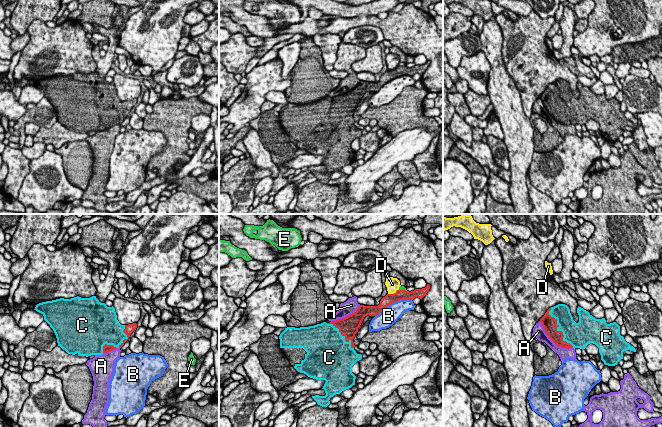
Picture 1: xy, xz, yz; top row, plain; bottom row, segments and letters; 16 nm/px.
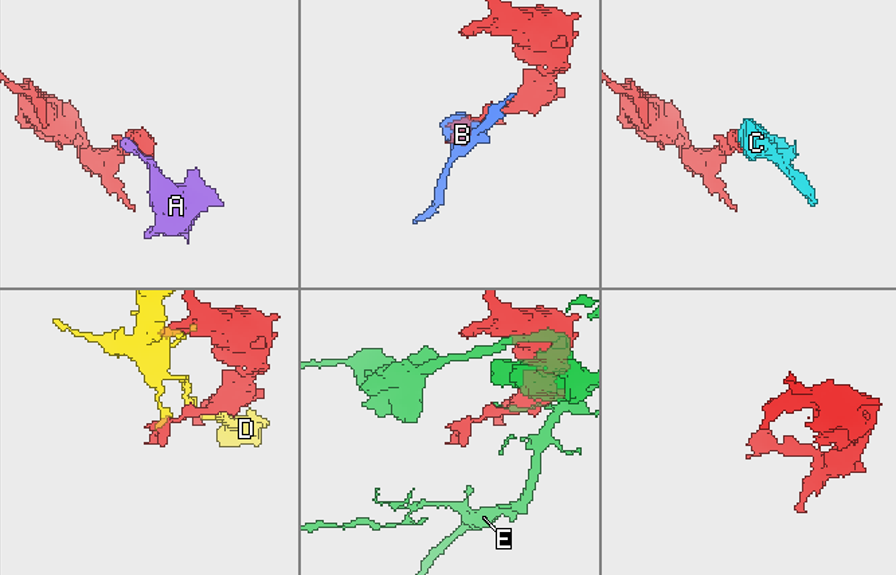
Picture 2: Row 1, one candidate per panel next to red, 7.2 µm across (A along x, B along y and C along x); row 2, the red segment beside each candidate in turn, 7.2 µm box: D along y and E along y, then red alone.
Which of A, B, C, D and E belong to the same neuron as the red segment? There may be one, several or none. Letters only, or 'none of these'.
C

